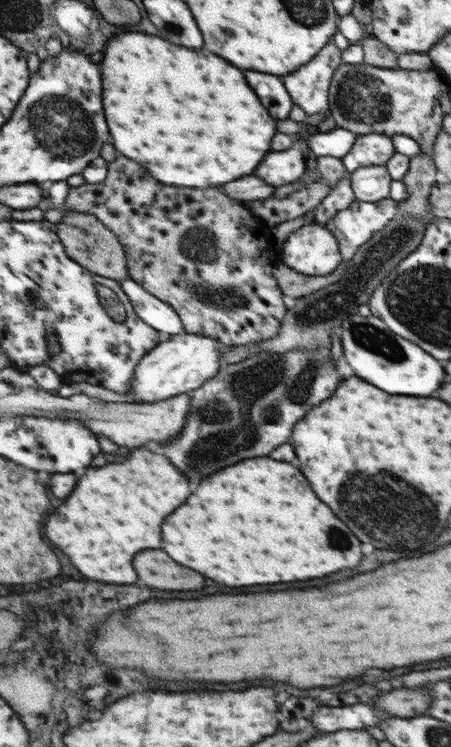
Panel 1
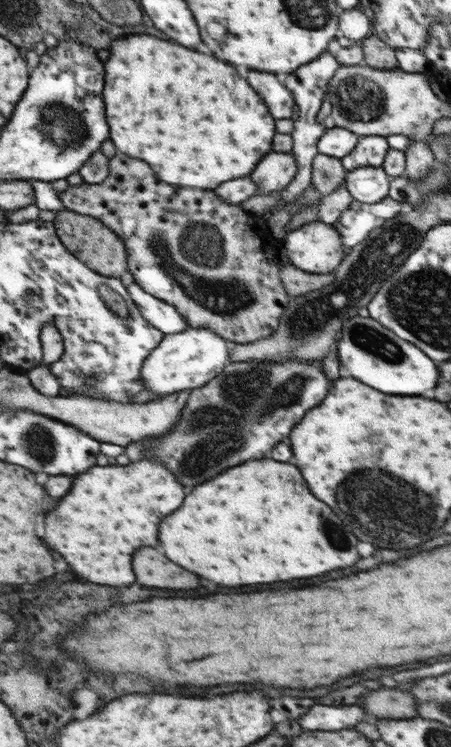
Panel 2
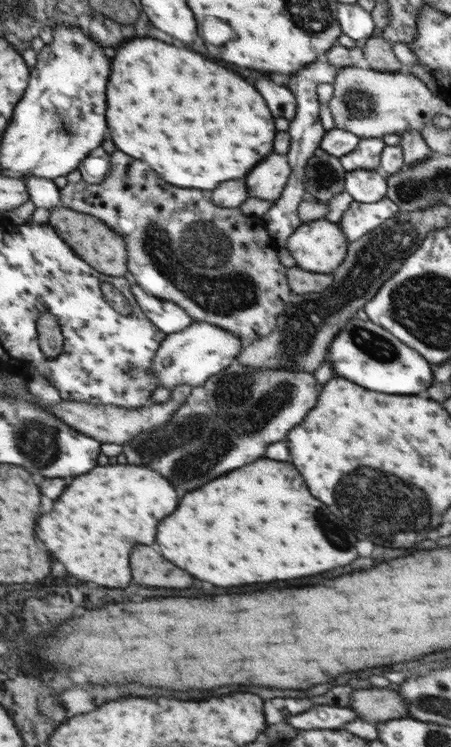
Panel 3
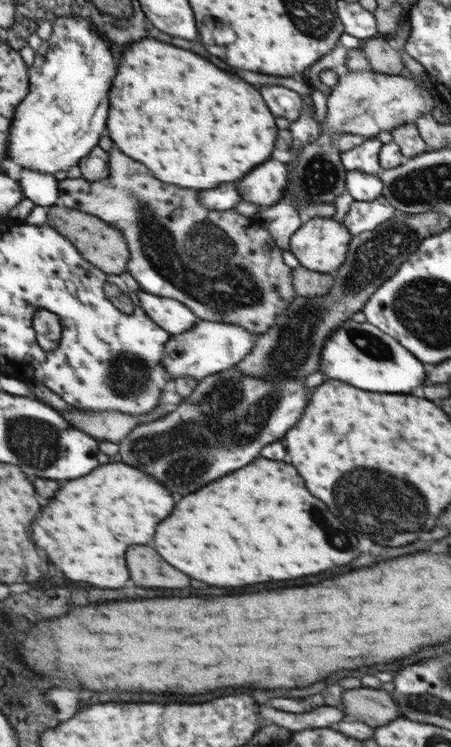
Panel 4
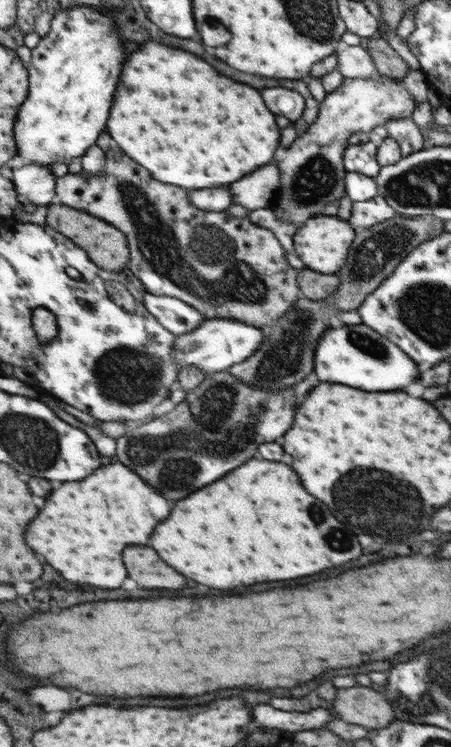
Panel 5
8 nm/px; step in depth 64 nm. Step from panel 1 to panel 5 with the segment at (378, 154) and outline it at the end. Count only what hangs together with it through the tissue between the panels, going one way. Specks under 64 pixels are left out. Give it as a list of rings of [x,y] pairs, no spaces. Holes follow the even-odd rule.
[[[370,141],[347,145],[340,163],[346,172],[358,172],[370,177],[377,175],[381,167],[377,161],[377,145]]]

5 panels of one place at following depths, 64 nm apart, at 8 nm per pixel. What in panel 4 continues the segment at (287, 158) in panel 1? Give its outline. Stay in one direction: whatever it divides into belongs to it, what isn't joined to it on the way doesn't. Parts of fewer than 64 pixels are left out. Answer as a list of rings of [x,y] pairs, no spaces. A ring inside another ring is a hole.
[[[267,160],[245,176],[239,184],[246,201],[259,205],[261,209],[277,204],[287,191],[290,178],[290,168],[287,163],[279,160]]]

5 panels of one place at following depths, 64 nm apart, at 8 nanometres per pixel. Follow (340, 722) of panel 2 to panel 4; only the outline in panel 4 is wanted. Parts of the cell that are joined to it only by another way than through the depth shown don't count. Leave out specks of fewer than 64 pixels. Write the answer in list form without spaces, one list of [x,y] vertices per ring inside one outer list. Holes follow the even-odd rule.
[[[263,706],[263,718],[273,720],[279,726],[285,726],[287,730],[307,730],[314,728],[333,728],[336,722],[345,719],[344,712],[333,706],[321,706],[315,708],[313,712],[303,712],[303,714],[293,714],[293,712],[283,712],[283,710],[271,710]]]

